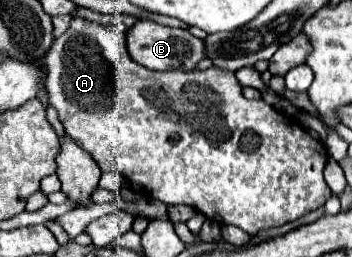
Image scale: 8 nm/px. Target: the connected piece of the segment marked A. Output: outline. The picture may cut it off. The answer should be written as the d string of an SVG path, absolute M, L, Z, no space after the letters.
M72 18L68 30L60 38L54 40L50 52L46 54L46 66L48 66L46 88L48 88L48 94L50 94L50 104L58 110L58 120L62 122L66 134L86 154L92 156L92 160L98 164L98 168L102 172L114 172L120 178L138 184L142 196L160 200L164 204L188 204L194 210L202 212L208 220L238 226L248 236L256 236L260 230L278 228L278 226L284 226L288 222L294 222L294 220L302 218L304 214L316 210L318 206L322 206L330 198L332 190L328 188L328 184L324 182L324 176L322 176L322 170L324 170L326 160L328 160L326 146L322 142L310 138L310 134L306 134L306 130L294 118L284 116L282 112L268 106L266 102L246 100L242 96L240 82L236 80L234 72L230 72L230 70L222 70L222 68L212 66L208 70L194 70L194 72L182 72L182 70L152 72L152 70L138 66L128 56L126 32L128 32L128 28L122 22L118 22L118 24L98 24L98 22L90 22L90 20L84 20L84 18Z

